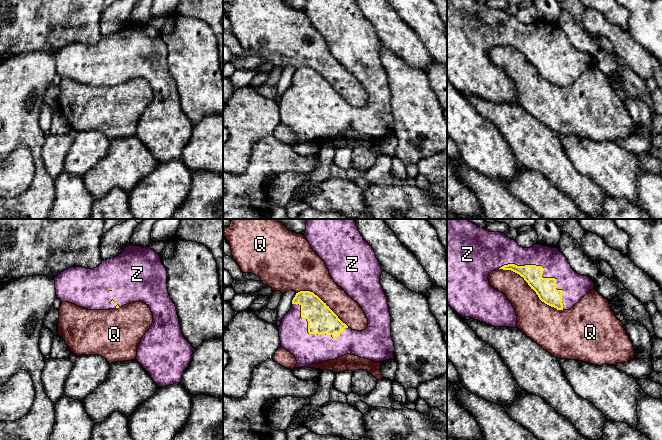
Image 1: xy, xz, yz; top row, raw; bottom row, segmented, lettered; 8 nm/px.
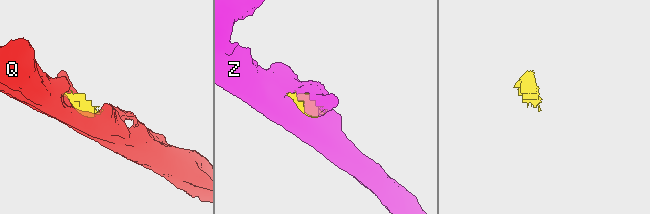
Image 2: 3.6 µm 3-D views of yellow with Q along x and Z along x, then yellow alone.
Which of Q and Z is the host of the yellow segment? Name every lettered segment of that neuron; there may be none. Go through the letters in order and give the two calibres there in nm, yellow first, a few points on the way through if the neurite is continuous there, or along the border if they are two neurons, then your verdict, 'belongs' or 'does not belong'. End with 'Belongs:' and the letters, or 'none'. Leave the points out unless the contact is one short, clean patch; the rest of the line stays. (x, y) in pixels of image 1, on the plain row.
Q: 170/280 nm | does not belong
Z: 170/200 nm | belongs
Belongs: Z

